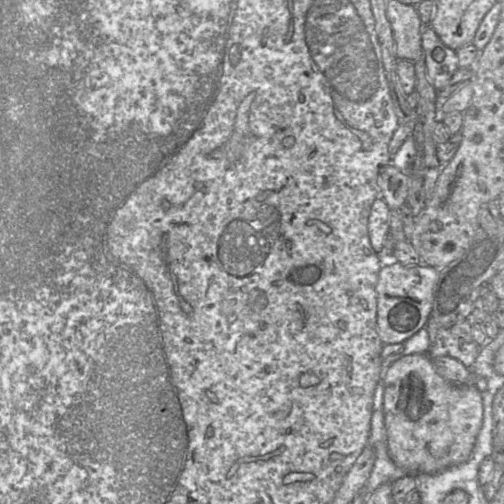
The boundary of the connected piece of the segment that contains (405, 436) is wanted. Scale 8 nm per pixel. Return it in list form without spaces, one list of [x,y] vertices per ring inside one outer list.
[[[409,354],[389,365],[383,372],[384,385],[383,412],[387,432],[388,452],[392,461],[409,474],[436,473],[466,462],[472,455],[477,436],[483,423],[482,395],[475,385],[458,385],[444,379],[435,369],[428,354]]]

